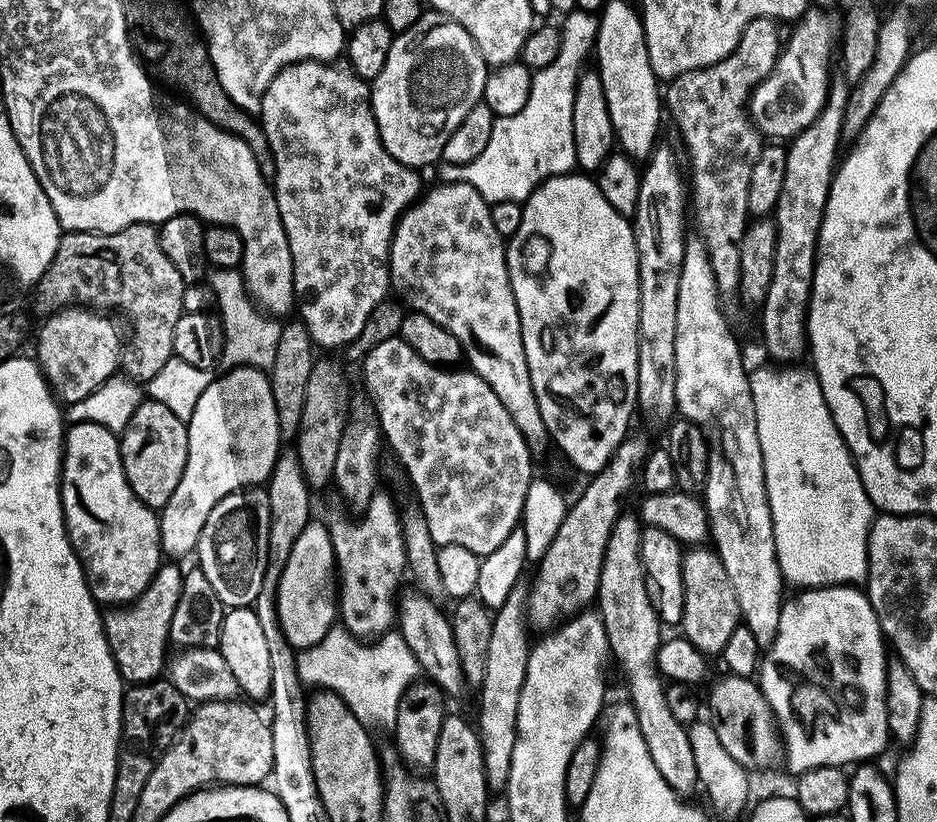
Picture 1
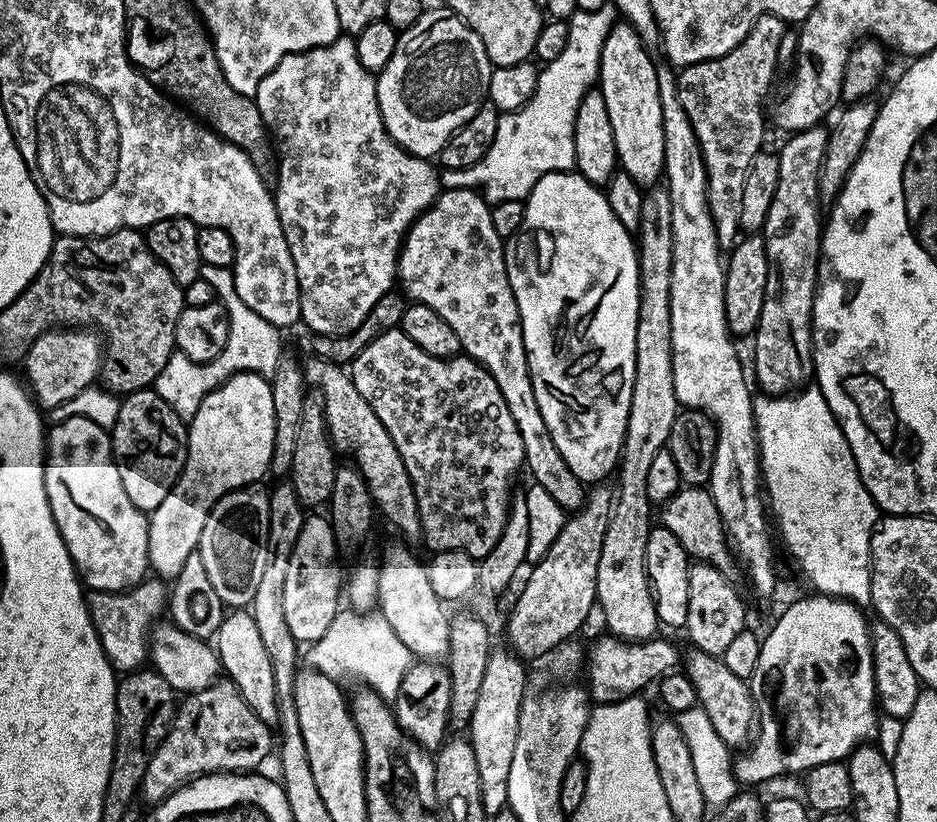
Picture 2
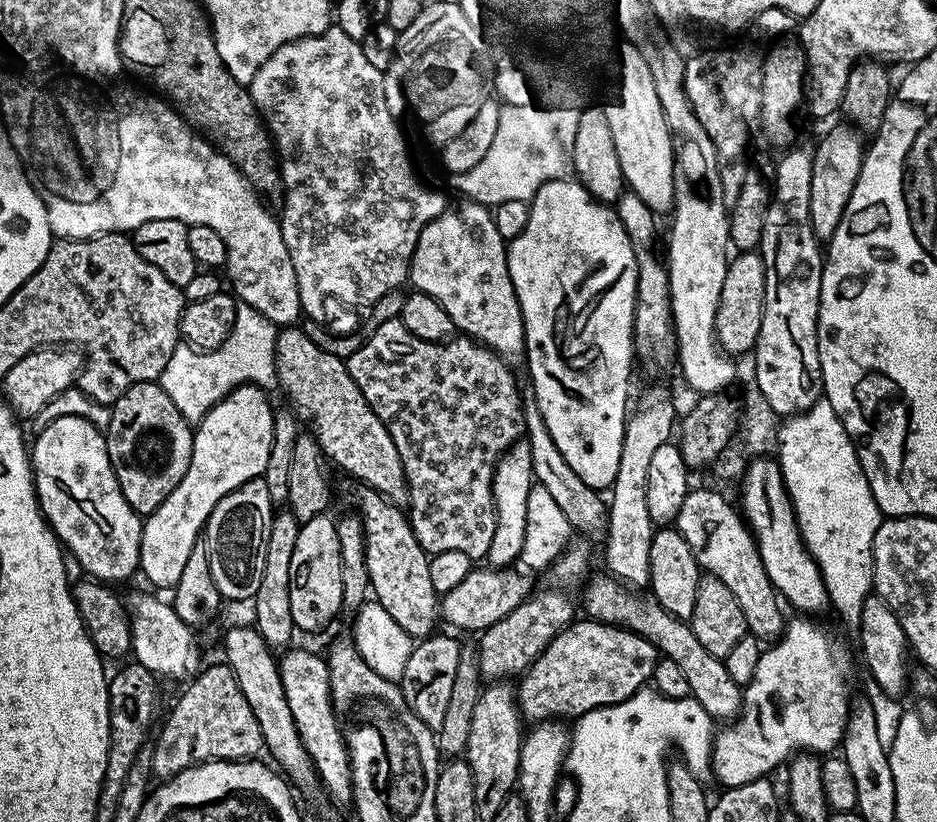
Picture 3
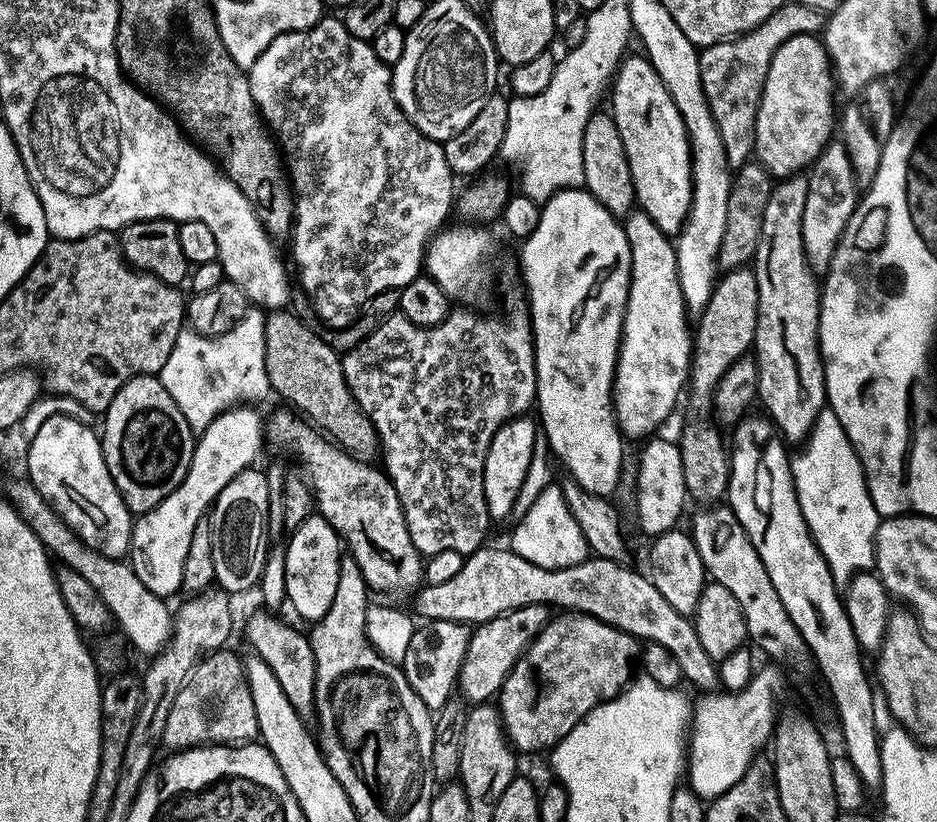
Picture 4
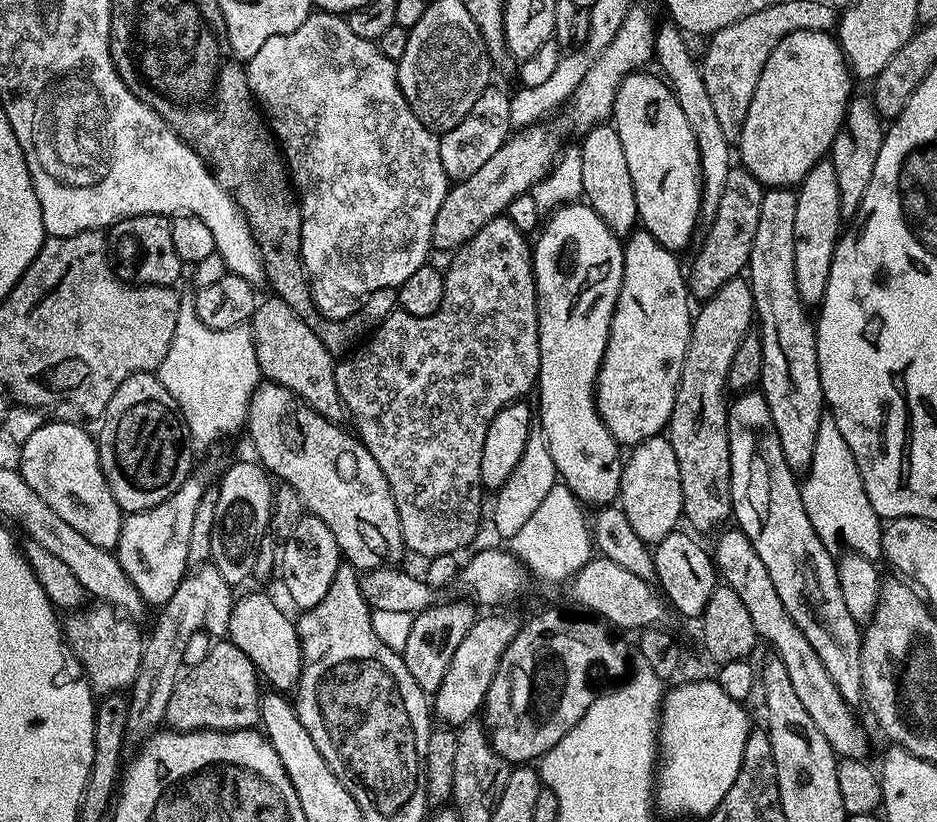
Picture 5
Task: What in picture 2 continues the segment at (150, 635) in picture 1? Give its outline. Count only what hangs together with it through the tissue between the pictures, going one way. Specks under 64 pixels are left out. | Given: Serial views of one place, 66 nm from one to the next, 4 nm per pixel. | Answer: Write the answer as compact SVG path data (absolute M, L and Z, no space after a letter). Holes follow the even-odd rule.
M145 578L135 588L123 592L87 593L88 612L92 616L94 630L106 658L117 673L127 674L145 667L150 656L150 633L165 615L169 595L169 585L160 578Z

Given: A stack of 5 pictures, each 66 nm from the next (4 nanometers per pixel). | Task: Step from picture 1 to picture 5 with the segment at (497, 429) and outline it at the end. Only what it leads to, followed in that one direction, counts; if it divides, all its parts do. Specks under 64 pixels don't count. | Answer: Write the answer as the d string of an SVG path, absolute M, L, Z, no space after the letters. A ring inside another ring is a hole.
M507 215L495 216L490 222L486 222L482 230L474 234L474 238L470 238L462 247L455 249L451 257L452 265L444 272L444 293L442 306L438 311L429 316L415 316L403 310L391 312L381 322L379 328L371 333L367 342L361 343L351 355L341 359L336 365L336 385L340 400L344 403L350 420L352 416L353 422L356 423L355 435L360 443L366 446L366 450L374 454L374 462L378 462L382 474L386 474L394 506L398 510L404 547L409 553L417 552L420 556L426 556L425 558L453 555L459 553L459 548L466 547L475 538L476 531L480 528L480 492L482 493L480 471L486 432L490 429L496 414L509 404L527 397L527 392L537 387L540 374L540 343L536 309L536 275L532 269L532 248L528 246L524 249L516 248L516 239L518 239L516 227L514 222L508 220Z

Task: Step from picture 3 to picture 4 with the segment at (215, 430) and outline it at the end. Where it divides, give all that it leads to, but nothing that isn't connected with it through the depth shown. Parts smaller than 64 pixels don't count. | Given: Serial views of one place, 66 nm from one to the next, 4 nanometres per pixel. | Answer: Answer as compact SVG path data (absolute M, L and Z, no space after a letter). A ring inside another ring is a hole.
M237 406L223 412L214 422L210 422L208 429L199 433L196 449L190 462L190 470L186 470L186 478L171 492L168 497L154 510L137 515L132 526L132 546L130 549L130 563L134 574L142 578L142 586L156 596L171 598L175 592L181 591L182 565L186 563L186 553L190 551L190 538L194 538L194 526L205 519L206 513L216 503L217 495L225 489L227 482L233 480L242 469L251 467L264 447L264 420L255 412L252 406Z

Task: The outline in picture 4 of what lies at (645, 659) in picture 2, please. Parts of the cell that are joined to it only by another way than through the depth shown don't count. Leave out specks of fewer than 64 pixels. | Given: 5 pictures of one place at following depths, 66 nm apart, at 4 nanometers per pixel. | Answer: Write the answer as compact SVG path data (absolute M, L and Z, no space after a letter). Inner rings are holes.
M560 614L560 617L549 619L542 631L538 633L530 643L528 648L518 659L516 664L510 670L510 674L504 680L504 685L501 686L498 693L498 707L500 710L500 720L504 723L504 734L508 738L508 743L512 745L517 753L523 752L540 752L551 749L561 738L566 734L570 734L570 730L574 730L574 726L580 719L582 719L588 711L598 704L604 703L605 700L612 700L623 692L628 687L630 681L633 679L634 671L632 672L632 663L637 663L638 657L641 655L642 648L635 636L628 632L618 630L614 626L610 626L601 620L595 620L593 616L581 616L579 614Z

